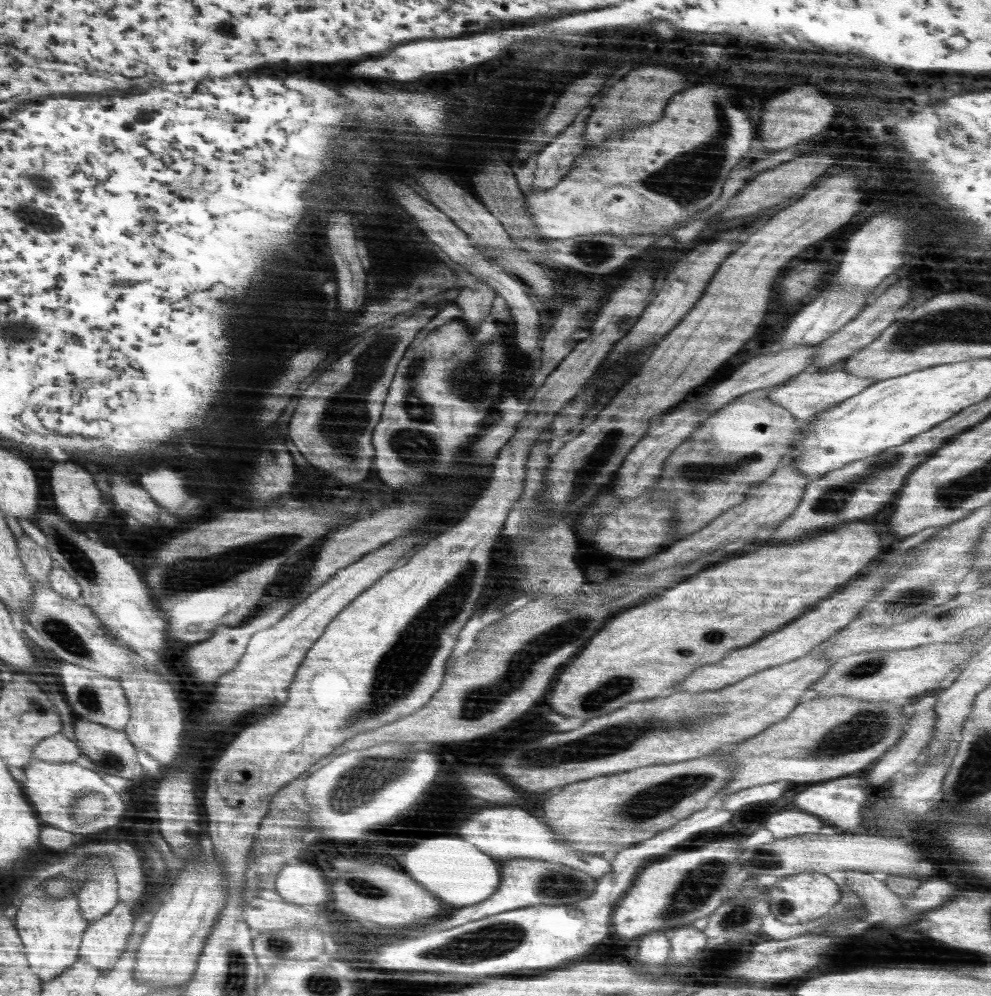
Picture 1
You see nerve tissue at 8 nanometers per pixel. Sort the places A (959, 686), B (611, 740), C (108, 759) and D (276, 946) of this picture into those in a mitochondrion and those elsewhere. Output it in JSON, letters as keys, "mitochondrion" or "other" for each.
{"A":"other","B":"mitochondrion","C":"mitochondrion","D":"mitochondrion"}

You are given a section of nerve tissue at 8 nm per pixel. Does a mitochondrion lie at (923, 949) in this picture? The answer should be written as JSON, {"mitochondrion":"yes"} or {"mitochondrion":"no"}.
{"mitochondrion":"no"}

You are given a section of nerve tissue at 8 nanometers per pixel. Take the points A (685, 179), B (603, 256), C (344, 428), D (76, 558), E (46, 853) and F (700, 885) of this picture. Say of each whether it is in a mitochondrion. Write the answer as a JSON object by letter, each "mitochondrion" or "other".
{"A":"mitochondrion","B":"mitochondrion","C":"mitochondrion","D":"mitochondrion","E":"other","F":"mitochondrion"}

